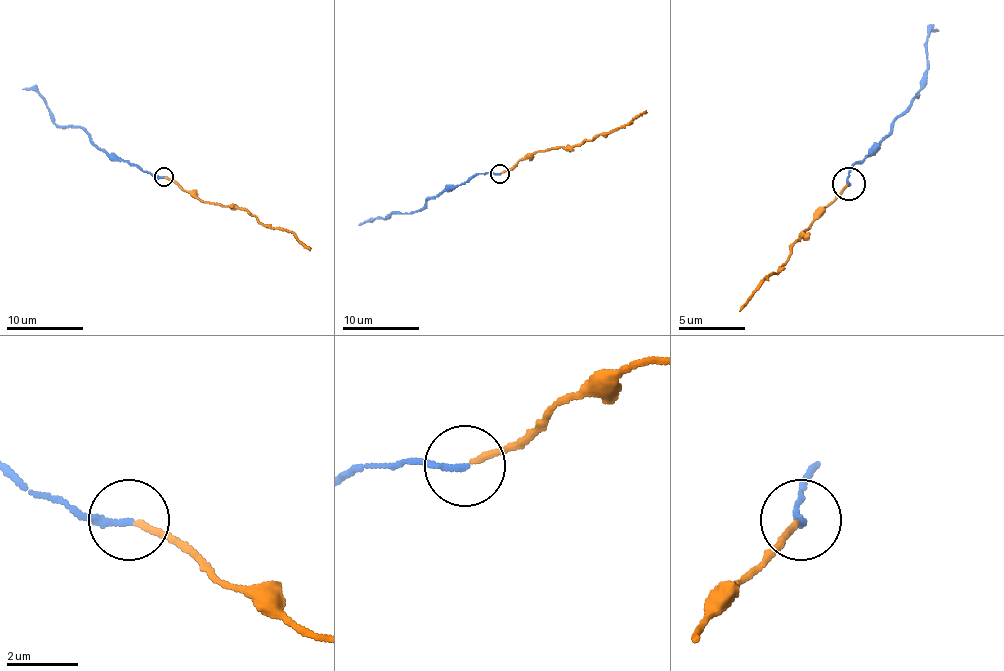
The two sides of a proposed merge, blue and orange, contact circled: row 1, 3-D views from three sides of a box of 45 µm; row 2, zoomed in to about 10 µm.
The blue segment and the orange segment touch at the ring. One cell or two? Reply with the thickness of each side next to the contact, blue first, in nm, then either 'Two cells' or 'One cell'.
Thickness 190 nm (blue) against 170 nm. One cell

